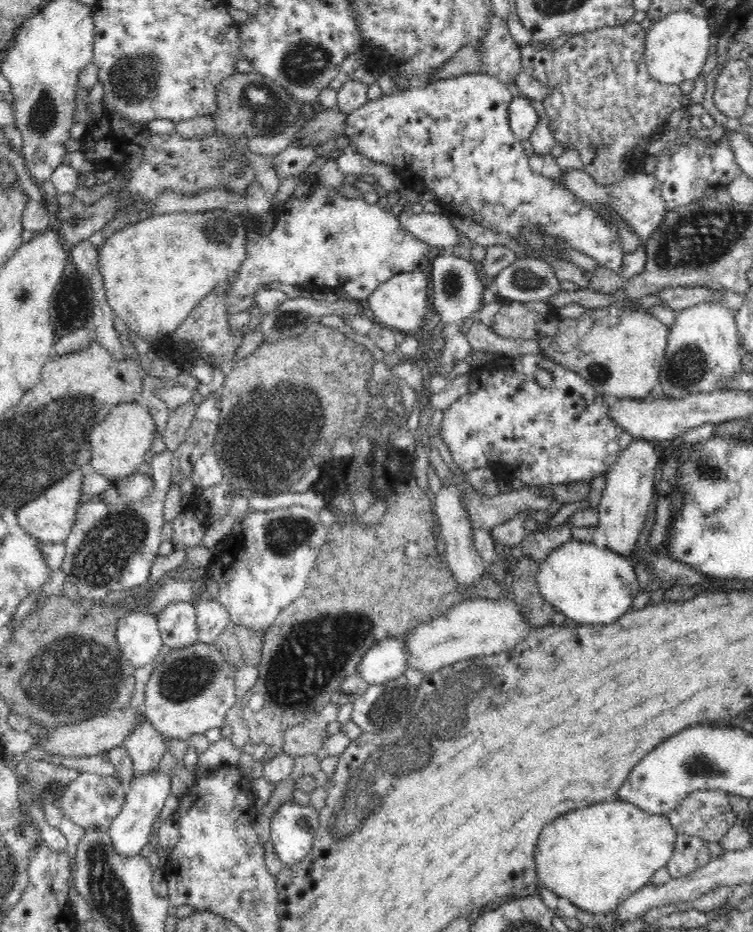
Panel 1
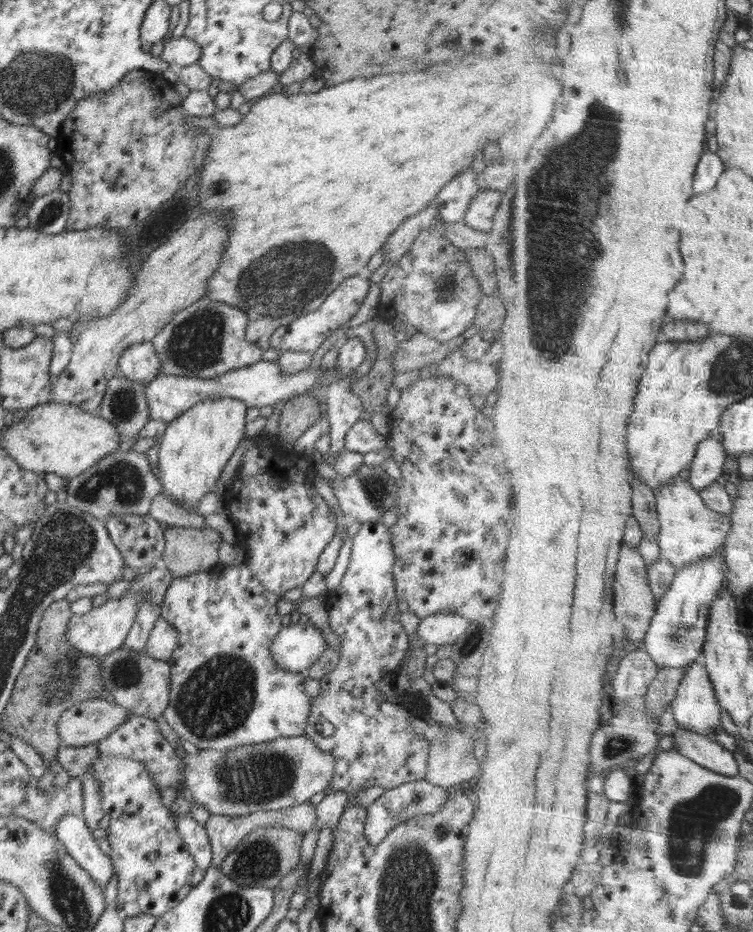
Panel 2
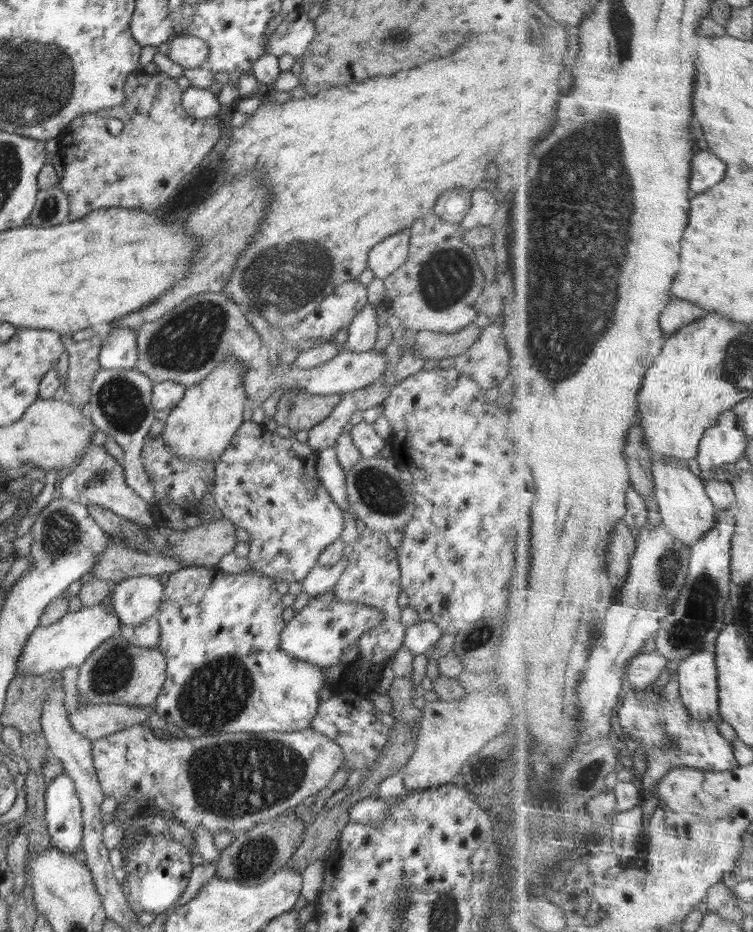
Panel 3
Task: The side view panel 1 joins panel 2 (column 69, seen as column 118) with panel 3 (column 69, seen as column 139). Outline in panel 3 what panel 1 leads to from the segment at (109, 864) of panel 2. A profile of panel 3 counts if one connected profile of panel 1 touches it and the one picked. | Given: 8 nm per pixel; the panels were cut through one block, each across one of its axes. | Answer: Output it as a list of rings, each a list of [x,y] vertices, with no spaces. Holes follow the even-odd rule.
[[[66,772],[46,784],[45,820],[53,847],[68,854],[80,854],[83,841],[83,816],[74,782]]]

